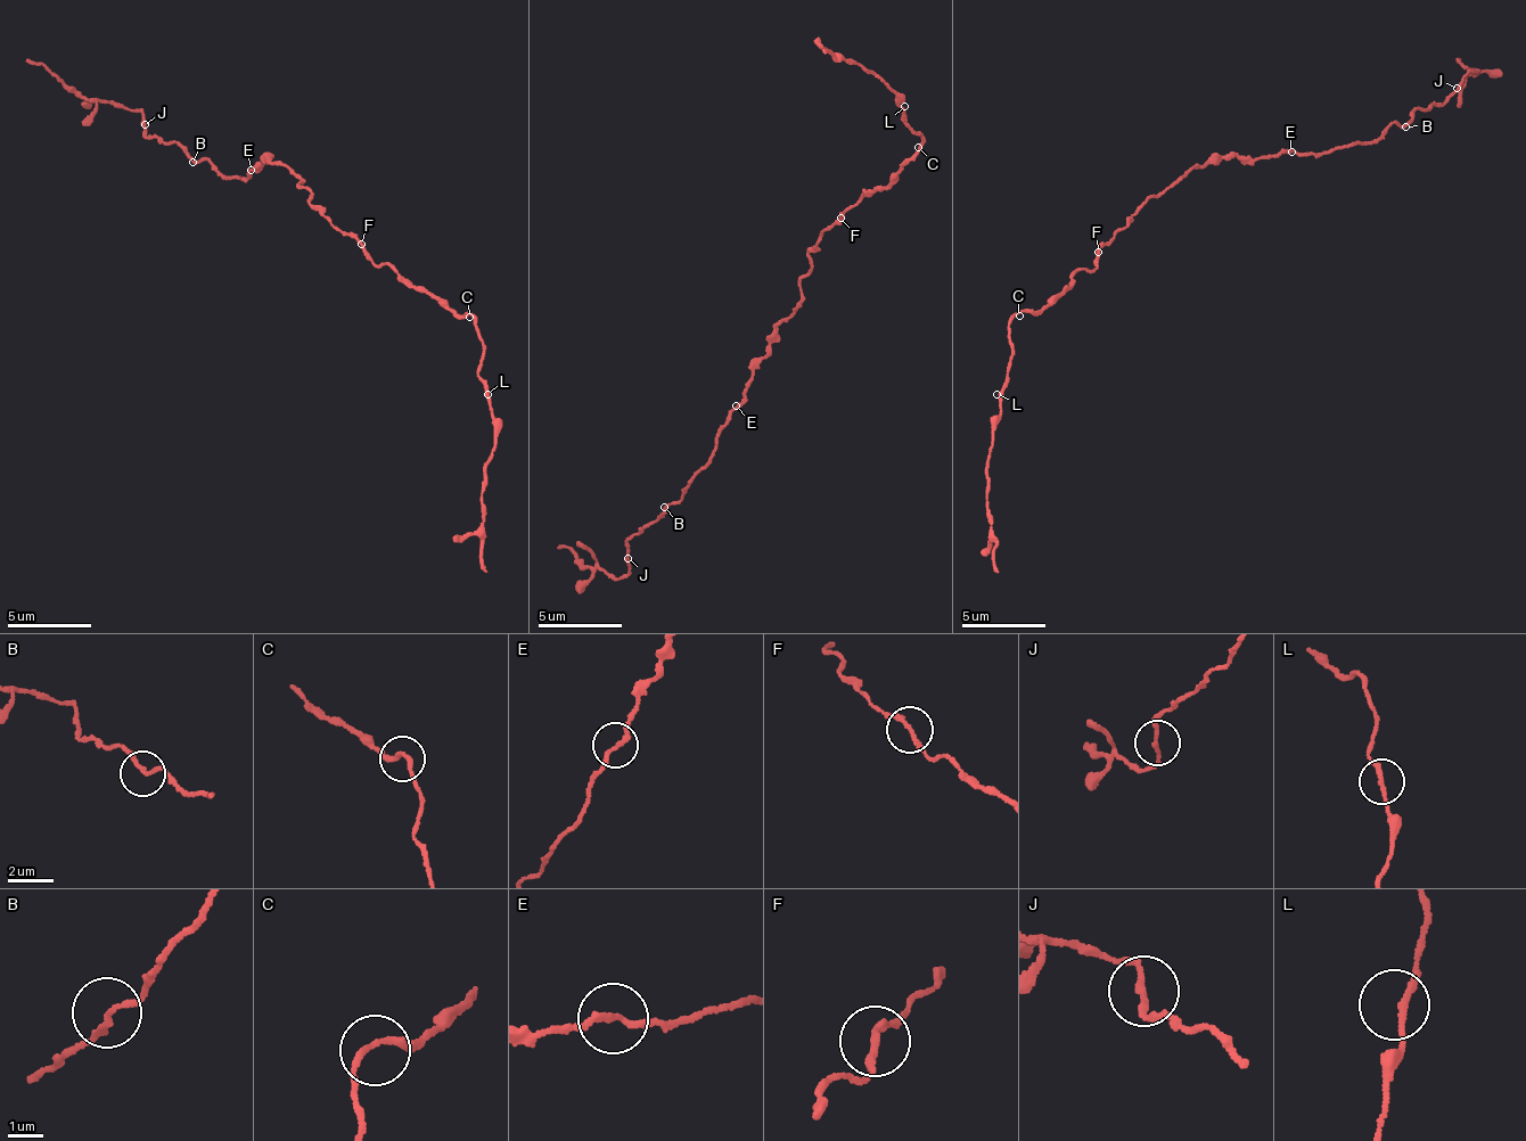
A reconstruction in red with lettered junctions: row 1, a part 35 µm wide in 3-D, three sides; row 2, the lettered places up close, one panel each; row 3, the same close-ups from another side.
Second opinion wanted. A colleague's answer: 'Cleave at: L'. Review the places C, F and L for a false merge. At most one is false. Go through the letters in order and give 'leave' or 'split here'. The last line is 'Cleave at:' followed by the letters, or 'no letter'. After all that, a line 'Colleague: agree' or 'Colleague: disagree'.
C: leave
F: leave
L: leave
Cleave at: no letter
Colleague: disagree

